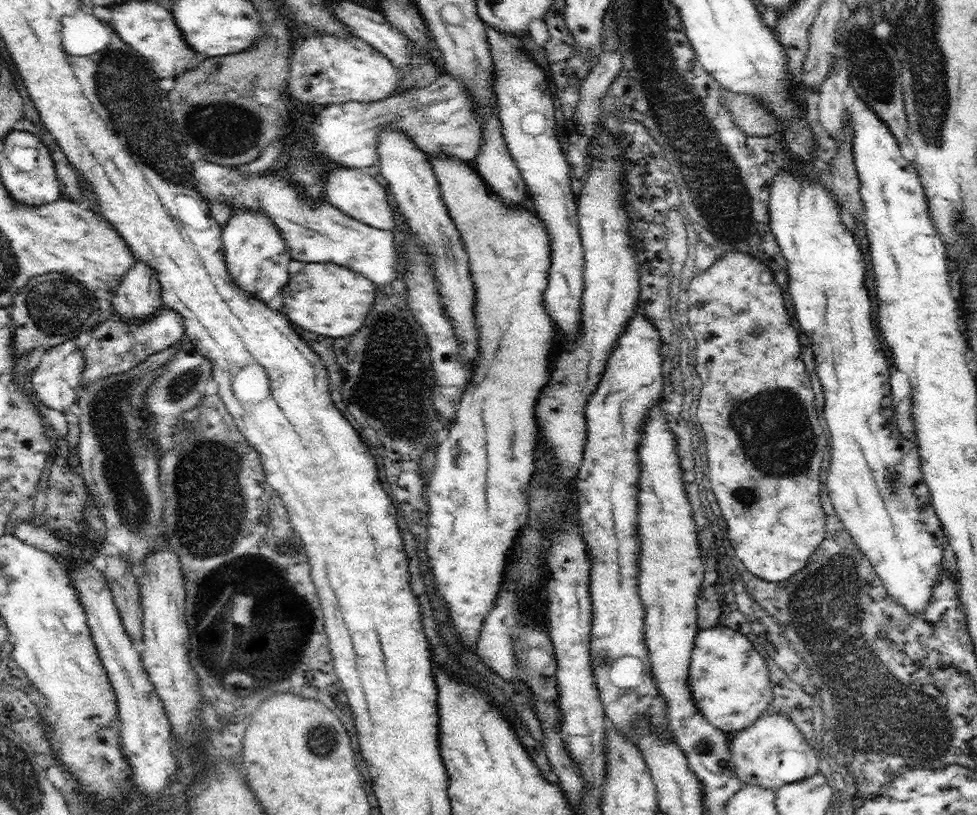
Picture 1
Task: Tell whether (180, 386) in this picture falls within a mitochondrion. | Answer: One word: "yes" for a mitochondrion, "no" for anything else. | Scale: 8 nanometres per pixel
yes

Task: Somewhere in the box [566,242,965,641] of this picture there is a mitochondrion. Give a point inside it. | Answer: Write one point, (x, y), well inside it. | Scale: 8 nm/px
(778, 439)

